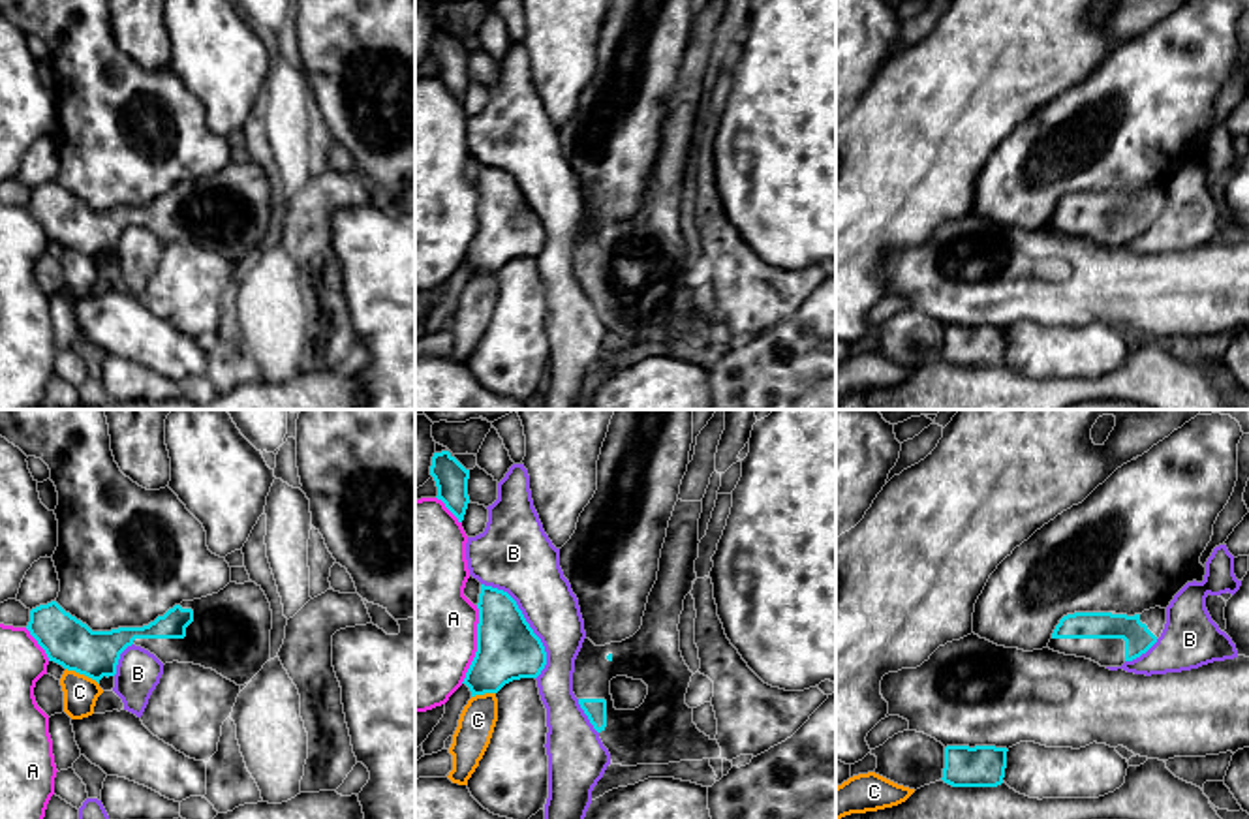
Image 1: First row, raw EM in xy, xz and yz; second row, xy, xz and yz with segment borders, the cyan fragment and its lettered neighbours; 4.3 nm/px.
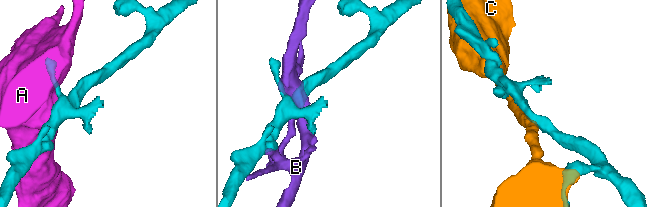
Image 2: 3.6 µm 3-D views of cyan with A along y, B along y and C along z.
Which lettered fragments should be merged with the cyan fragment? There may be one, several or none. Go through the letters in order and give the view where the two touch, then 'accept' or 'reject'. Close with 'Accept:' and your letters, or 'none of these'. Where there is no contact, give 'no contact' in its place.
A: contact in xz; reject
B: contact in xz; reject
C: contact in xy; reject
Accept: none of these

